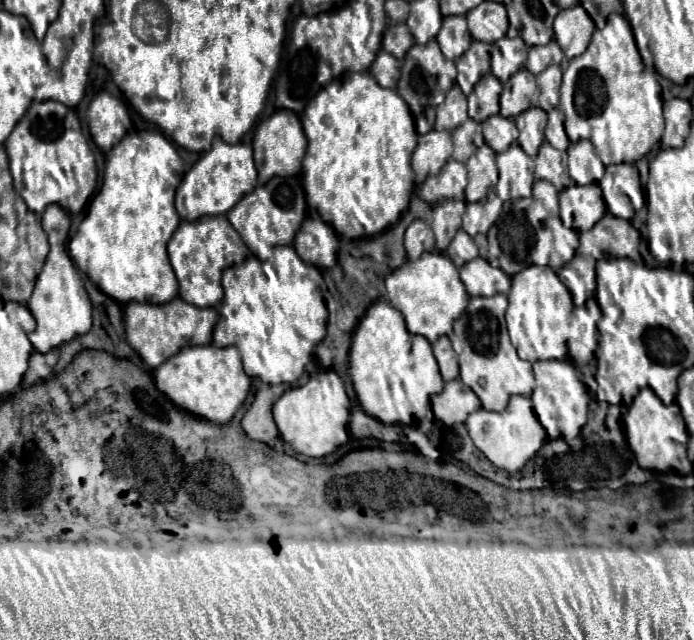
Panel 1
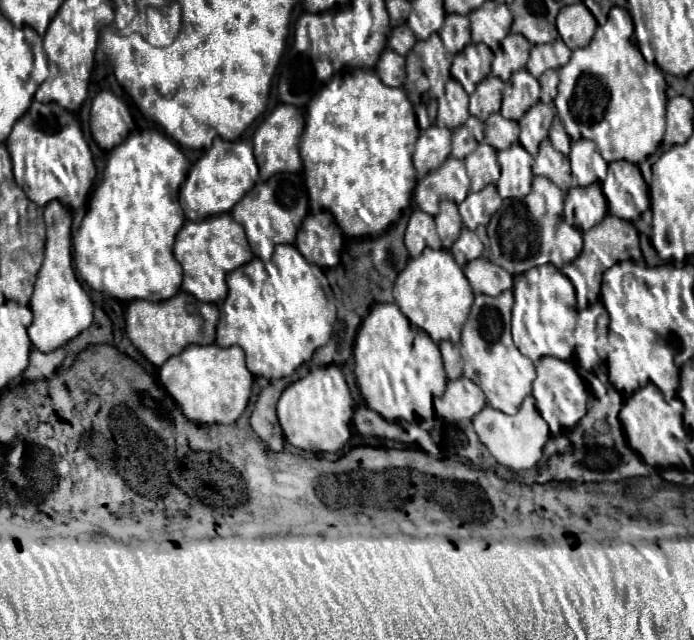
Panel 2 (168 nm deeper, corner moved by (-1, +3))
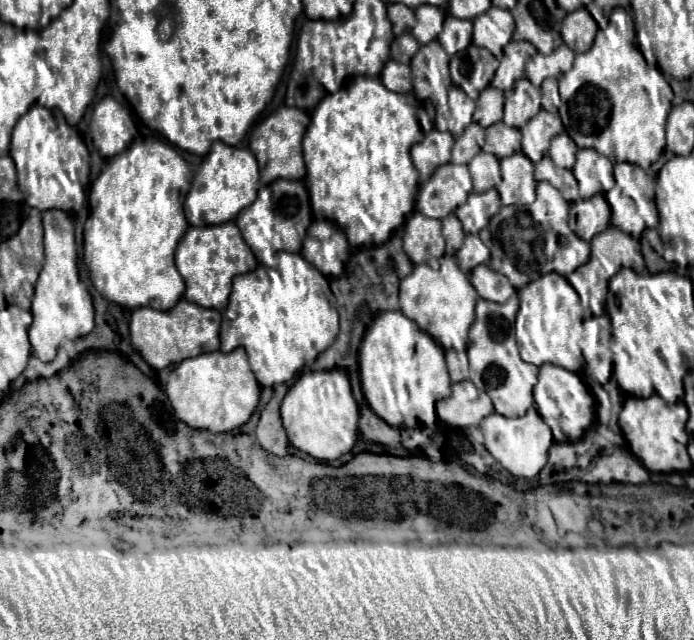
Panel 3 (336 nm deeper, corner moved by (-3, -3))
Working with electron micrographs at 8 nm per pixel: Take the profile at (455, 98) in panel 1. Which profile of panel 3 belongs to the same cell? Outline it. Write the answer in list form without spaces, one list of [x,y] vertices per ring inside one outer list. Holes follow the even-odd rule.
[[[451,86],[449,88],[449,114],[453,116],[455,122],[451,122],[451,134],[453,136],[461,136],[463,130],[473,122],[471,116],[473,116],[473,110],[475,110],[475,102],[457,86]]]

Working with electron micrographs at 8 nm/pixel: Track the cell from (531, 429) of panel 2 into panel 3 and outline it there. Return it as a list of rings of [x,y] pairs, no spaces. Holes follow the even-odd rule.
[[[533,406],[521,418],[505,418],[505,416],[493,412],[493,414],[489,414],[489,418],[481,420],[479,428],[485,438],[485,448],[513,476],[533,478],[547,464],[547,450],[553,444],[553,436],[551,436],[551,428],[541,420],[541,416],[537,414],[537,410]]]

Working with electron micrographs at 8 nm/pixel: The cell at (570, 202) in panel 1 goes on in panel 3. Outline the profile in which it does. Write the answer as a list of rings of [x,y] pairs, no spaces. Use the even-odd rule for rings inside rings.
[[[595,194],[587,200],[577,200],[571,204],[569,226],[579,238],[591,242],[593,236],[601,234],[609,226],[611,210],[603,194]]]

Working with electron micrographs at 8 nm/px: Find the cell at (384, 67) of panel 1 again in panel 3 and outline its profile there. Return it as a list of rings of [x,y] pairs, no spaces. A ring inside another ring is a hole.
[[[389,60],[385,64],[385,68],[381,70],[379,78],[385,84],[385,88],[391,90],[391,92],[411,92],[411,88],[413,88],[409,64]]]

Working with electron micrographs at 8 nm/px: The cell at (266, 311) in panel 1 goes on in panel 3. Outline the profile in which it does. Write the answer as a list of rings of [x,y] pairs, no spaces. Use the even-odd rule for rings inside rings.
[[[281,251],[276,267],[267,270],[257,266],[233,278],[233,292],[221,322],[221,352],[231,352],[237,346],[245,348],[257,382],[273,386],[293,380],[307,362],[333,344],[337,332],[339,315],[329,279],[301,254]]]

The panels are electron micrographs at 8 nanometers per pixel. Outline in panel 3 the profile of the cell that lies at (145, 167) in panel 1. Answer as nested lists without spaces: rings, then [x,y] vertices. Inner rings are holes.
[[[141,140],[133,142],[127,150],[113,156],[101,176],[93,182],[89,192],[91,214],[85,222],[83,236],[83,264],[95,286],[95,290],[109,302],[115,302],[123,308],[141,308],[149,306],[155,310],[173,308],[185,292],[185,282],[177,274],[173,254],[177,242],[189,228],[183,202],[189,192],[193,174],[189,164],[177,154],[171,144],[161,140]]]

